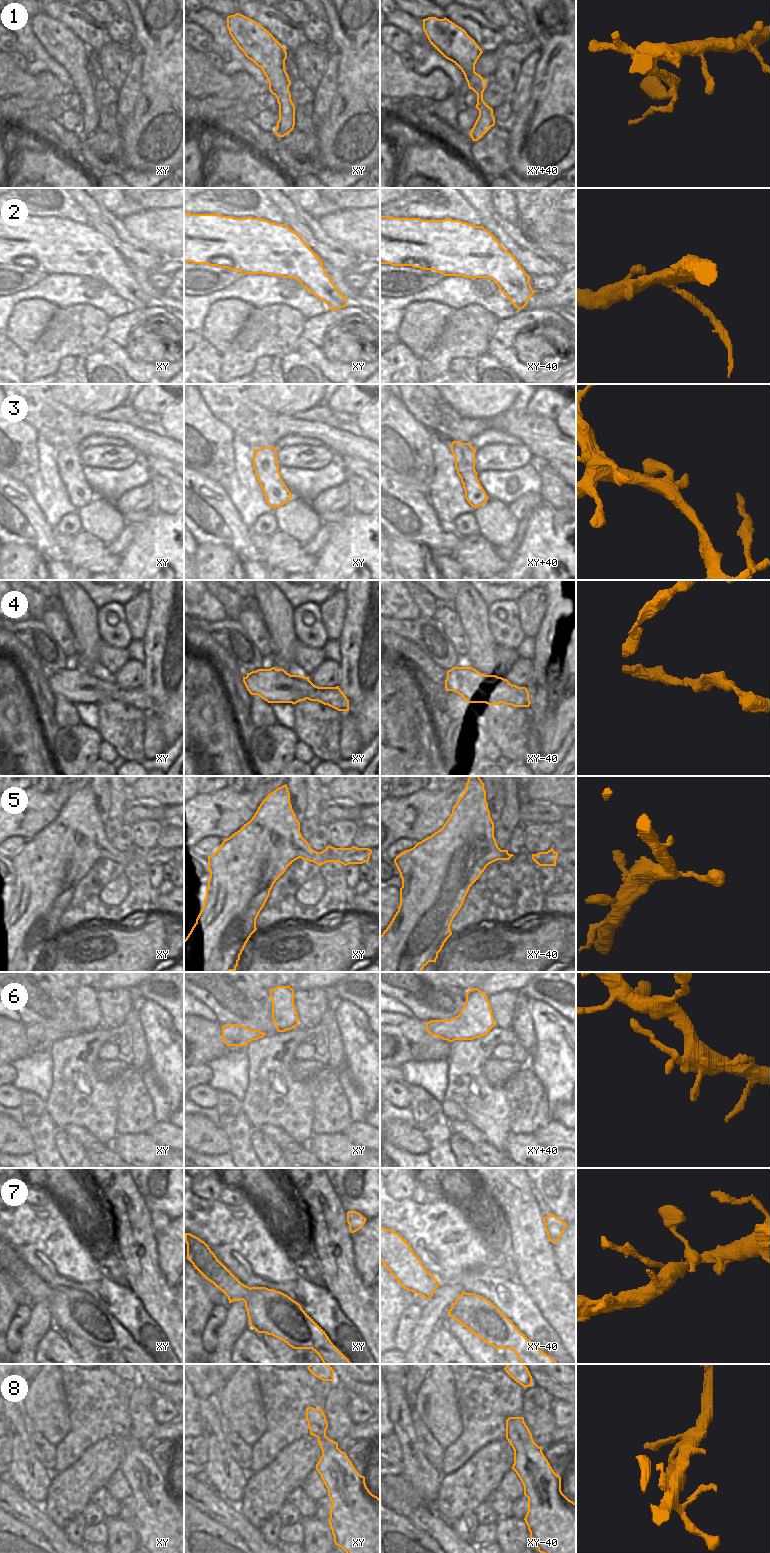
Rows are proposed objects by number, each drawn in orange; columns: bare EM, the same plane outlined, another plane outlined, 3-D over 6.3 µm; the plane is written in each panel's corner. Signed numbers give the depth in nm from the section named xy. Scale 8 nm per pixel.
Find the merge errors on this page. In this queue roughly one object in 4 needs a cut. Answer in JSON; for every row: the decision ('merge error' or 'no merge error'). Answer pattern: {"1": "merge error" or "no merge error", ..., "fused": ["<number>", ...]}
{"1": "no merge error", "2": "merge error", "3": "no merge error", "4": "no merge error", "5": "no merge error", "6": "merge error", "7": "merge error", "8": "no merge error", "fused": ["2", "6", "7"]}

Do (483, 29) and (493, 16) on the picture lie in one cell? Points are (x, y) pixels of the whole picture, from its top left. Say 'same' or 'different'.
different

